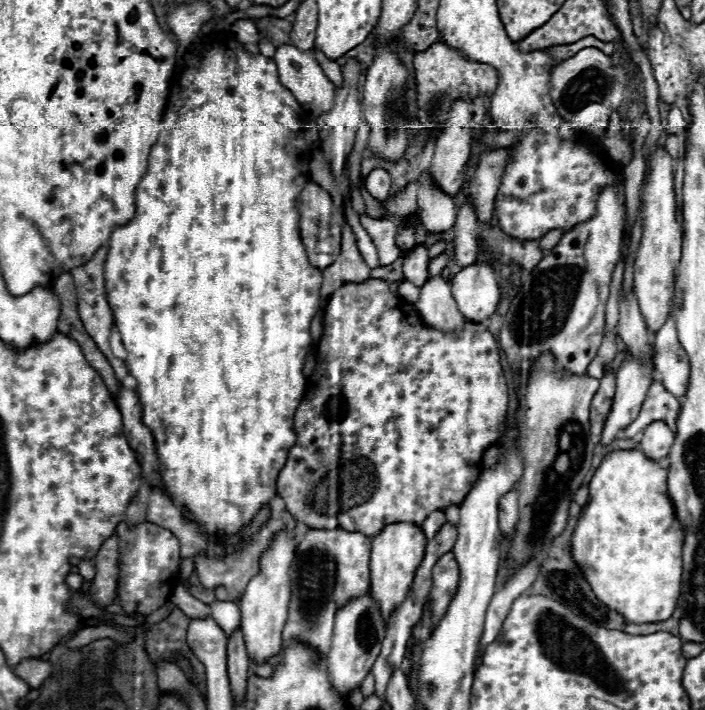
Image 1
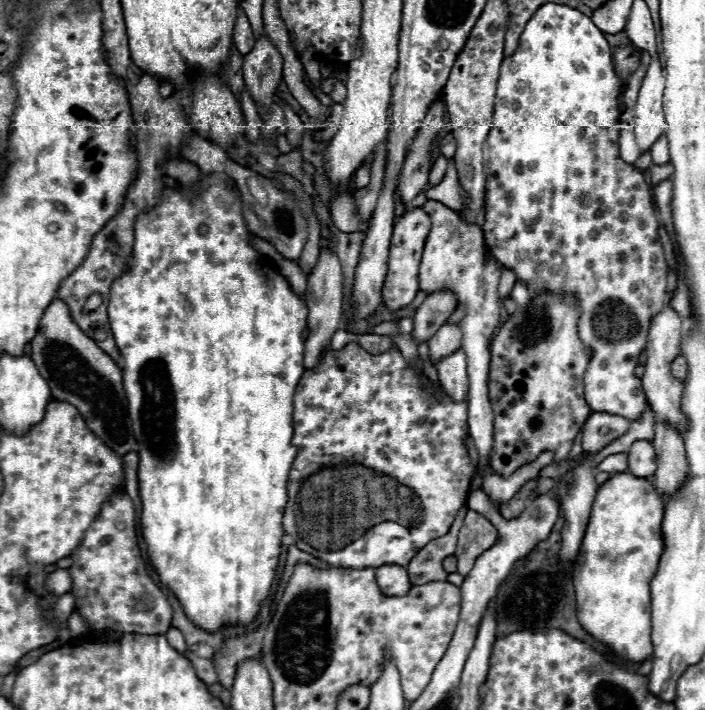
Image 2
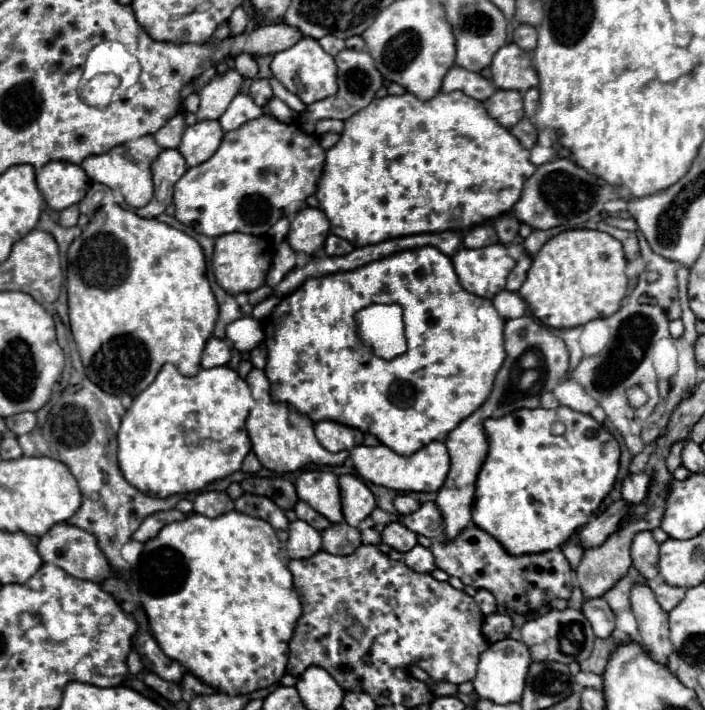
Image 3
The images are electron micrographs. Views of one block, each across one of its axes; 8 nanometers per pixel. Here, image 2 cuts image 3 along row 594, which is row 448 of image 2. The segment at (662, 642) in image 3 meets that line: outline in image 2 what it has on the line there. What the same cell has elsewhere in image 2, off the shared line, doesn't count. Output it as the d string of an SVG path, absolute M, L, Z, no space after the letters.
M638 440L632 444L628 452L628 470L638 476L638 478L648 478L656 472L656 452L652 442L648 440Z

